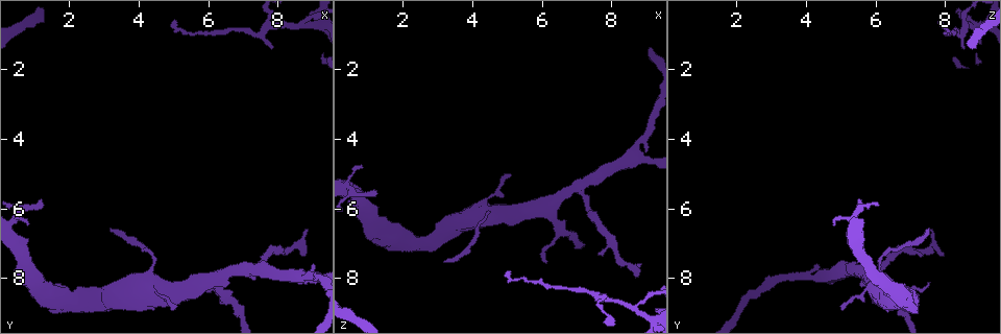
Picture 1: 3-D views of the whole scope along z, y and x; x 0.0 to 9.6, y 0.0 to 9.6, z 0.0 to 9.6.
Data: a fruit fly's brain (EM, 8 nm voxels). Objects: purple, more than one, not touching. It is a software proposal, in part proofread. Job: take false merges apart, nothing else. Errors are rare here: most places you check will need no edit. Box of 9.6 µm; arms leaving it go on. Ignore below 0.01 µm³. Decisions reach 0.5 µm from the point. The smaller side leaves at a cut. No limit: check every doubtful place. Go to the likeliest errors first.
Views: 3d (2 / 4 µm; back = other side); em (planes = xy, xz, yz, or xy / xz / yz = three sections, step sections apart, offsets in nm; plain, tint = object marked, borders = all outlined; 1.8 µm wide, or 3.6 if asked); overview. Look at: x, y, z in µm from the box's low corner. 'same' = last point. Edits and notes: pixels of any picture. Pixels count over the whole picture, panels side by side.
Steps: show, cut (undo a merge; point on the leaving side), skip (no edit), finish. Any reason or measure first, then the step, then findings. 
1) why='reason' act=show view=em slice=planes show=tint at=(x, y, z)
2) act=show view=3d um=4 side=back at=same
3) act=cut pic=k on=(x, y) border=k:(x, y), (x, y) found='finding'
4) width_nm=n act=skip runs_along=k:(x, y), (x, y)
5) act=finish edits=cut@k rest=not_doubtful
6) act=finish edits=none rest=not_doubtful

why='three arms meet' act=show view=em slice=planes show=tint at=(7.75, 0.75, 8.55)

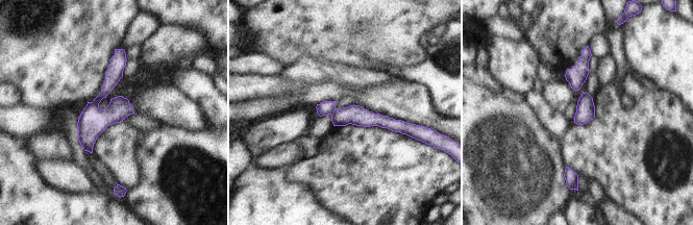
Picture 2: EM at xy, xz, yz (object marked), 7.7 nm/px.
act=skip runs_along=2:(121, 51), (92, 108), (87, 148) found='continuous, no second neuron'

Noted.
why='side arm on a straight run' act=show view=3d um=4 at=(8.70, 0.65, 8.95)

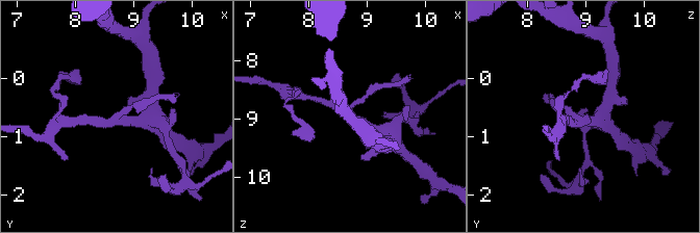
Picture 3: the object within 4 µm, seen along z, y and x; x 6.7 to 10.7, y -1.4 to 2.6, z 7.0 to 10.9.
arms=3 why='now the EM' act=show view=em slice=xy step=16 show=tint at=(8.70, 0.70, 8.90)

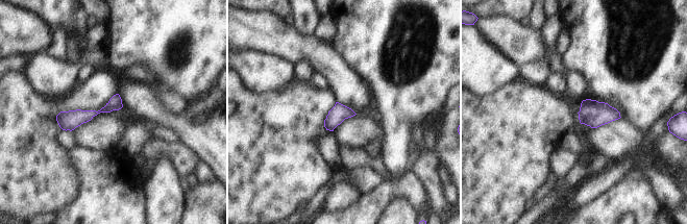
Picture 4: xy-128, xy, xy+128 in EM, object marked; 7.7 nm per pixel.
act=skip runs_along=4:(119, 101), (87, 116), (58, 118) found='continuous, no second neuron'

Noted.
act=show view=3d um=2 at=(8.60, 7.05, 7.70)

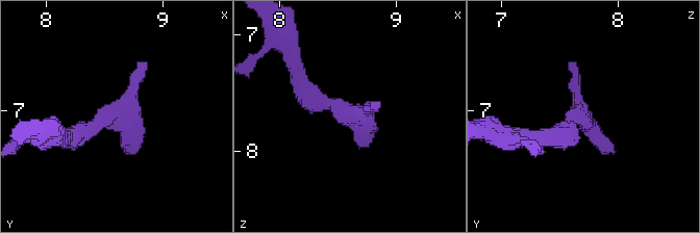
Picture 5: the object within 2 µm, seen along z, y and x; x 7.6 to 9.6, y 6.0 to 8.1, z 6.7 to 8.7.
why='now the EM' act=show view=em slice=planes show=tint at=(8.56, 7.02, 7.66)

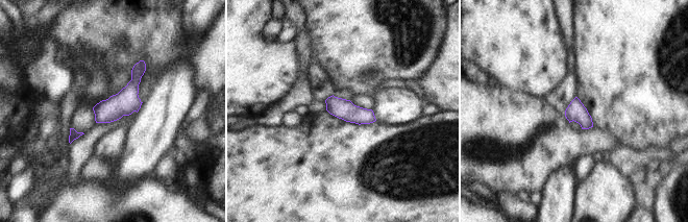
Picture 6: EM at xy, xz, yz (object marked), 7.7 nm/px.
act=skip runs_along=6:(142, 64), (132, 88), (98, 120) found='continuous, no second neuron'

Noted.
why='three arms meet' act=show view=3d um=4 at=(7.00, 7.75, 5.35)

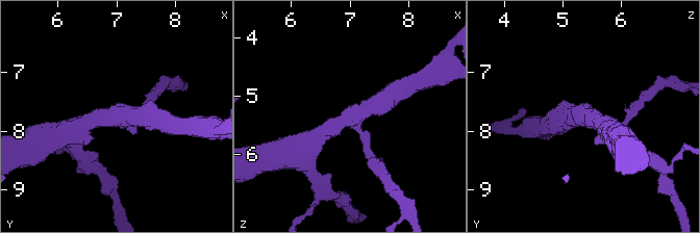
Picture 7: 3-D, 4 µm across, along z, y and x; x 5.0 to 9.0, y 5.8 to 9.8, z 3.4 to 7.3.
arms=3 act=show view=em slice=planes show=plain at=(7.00, 7.70, 5.40)

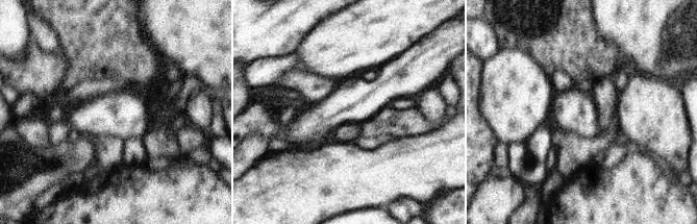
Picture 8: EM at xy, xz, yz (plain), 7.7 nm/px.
why='where the object lies' act=show view=em slice=planes show=tint at=same

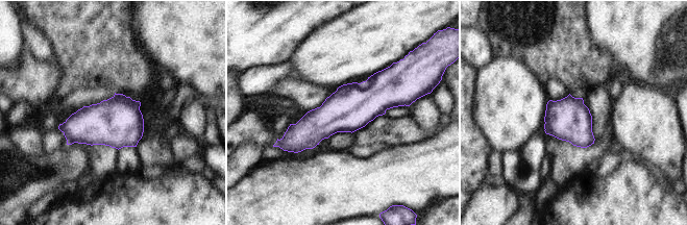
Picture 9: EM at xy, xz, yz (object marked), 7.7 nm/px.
act=skip runs_along=9:(403, 101), (364, 101), (285, 139) found='all the same neuron'

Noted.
why='four-way junction' act=show view=3d um=4 at=(4.25, 7.90, 6.05)

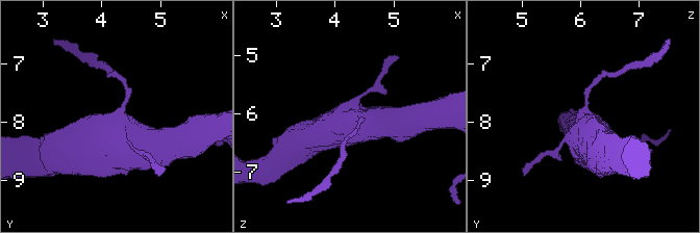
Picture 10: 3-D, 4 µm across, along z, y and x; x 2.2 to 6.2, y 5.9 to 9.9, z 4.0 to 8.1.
arms=4 why='now the EM' act=show view=em um=3.6 slice=yz step=16 show=tint at=(4.25, 7.85, 6.10)

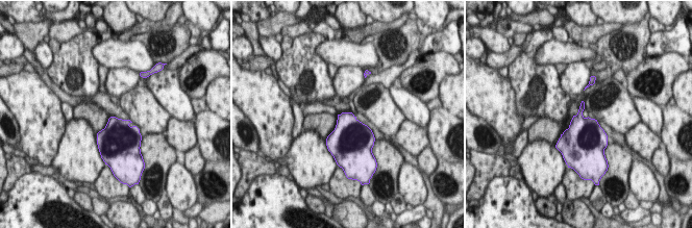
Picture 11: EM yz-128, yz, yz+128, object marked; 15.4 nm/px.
why='cut it another way' act=show view=em um=3.6 slice=planes show=tint at=same

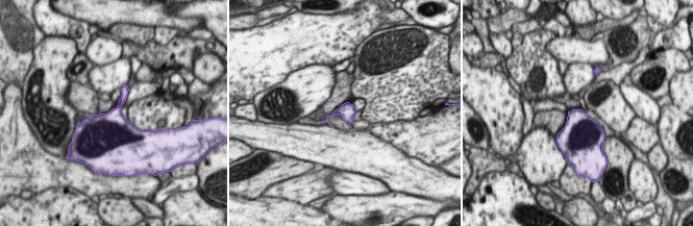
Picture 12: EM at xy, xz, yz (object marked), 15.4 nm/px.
act=skip found='continuous, no second neuron'

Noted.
act=finish edits=none rest=not_doubtful

